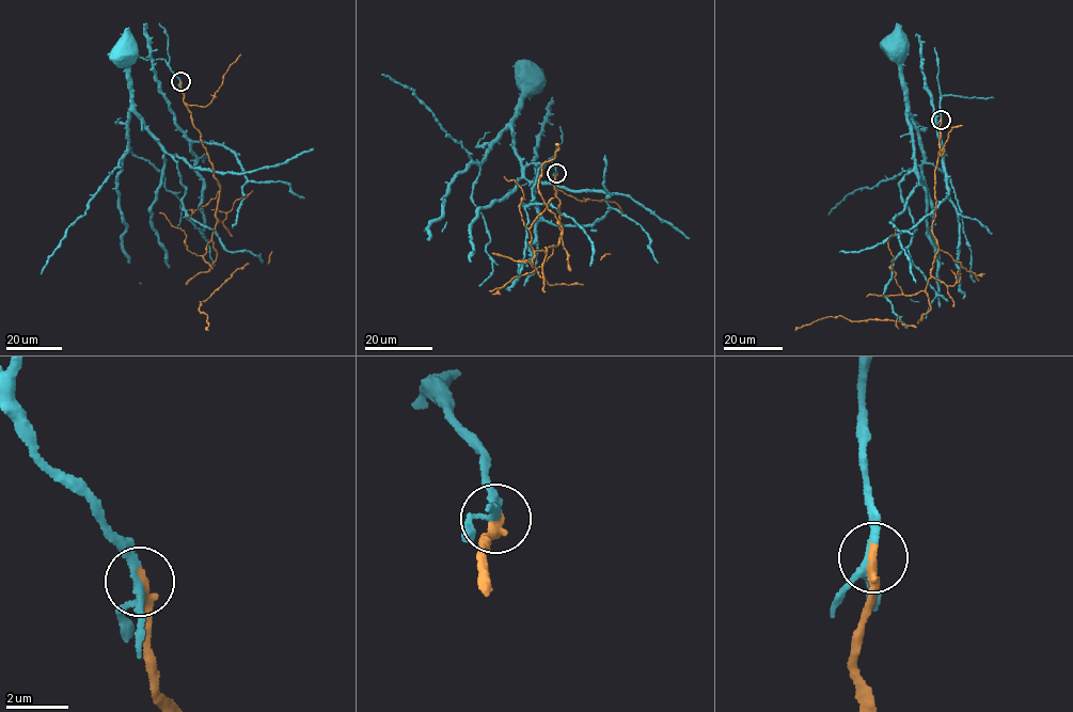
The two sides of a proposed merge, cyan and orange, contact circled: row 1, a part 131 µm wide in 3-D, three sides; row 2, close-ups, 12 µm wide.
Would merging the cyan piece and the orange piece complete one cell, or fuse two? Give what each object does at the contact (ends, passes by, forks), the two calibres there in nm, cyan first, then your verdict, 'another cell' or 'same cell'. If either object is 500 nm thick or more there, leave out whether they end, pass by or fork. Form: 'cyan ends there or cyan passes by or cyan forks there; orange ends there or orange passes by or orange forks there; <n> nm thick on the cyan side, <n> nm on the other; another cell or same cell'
cyan forks there; orange ends there; 190 nm thick on the cyan side, 360 nm on the other; same cell

